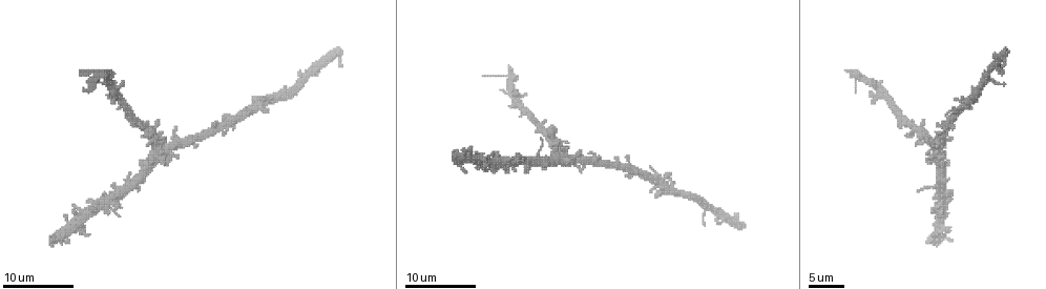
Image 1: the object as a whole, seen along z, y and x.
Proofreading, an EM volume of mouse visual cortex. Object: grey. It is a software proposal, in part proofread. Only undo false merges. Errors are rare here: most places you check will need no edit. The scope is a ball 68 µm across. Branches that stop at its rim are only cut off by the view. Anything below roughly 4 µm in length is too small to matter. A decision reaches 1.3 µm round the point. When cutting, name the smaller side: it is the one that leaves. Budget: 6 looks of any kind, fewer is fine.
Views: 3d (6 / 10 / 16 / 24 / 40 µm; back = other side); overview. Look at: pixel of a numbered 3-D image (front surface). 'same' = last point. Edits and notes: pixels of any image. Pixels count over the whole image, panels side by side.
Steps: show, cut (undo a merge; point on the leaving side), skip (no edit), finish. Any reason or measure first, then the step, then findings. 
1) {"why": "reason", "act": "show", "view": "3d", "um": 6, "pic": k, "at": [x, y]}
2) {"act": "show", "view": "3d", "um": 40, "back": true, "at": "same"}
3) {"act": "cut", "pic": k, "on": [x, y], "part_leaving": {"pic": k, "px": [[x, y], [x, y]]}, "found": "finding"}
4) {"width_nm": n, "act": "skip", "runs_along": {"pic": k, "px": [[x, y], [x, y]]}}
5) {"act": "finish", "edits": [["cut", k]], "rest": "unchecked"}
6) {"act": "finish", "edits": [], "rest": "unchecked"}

{"why": "calibre changes", "act": "show", "view": "3d", "um": 16, "pic": 1, "at": [102, 77]}

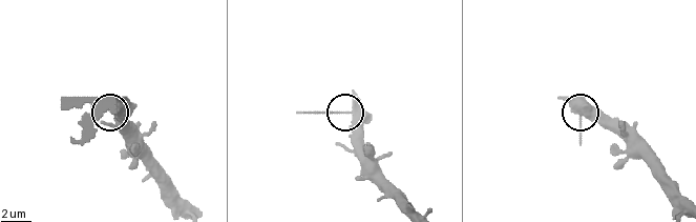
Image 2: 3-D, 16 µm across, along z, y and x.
{"why": "zoom in", "act": "show", "view": "3d", "um": 10, "pic": 2, "at": [105, 108]}

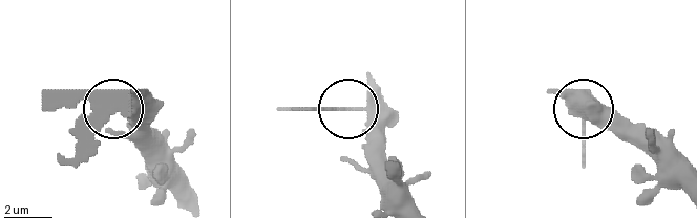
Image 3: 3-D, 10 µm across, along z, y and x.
{"act": "cut", "pic": 3, "on": [100, 95], "part_leaving": {"pic": 3, "px": [[367, 106], [293, 110]]}, "found": "a second neuron is stuck on"}

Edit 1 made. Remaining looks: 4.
{"act": "show", "view": "3d", "um": 24, "pic": 1, "at": [600, 162]}

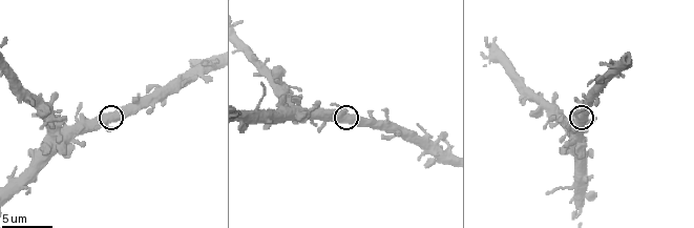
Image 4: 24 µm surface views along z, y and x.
{"act": "show", "view": "3d", "um": 10, "pic": 4, "at": [581, 121]}

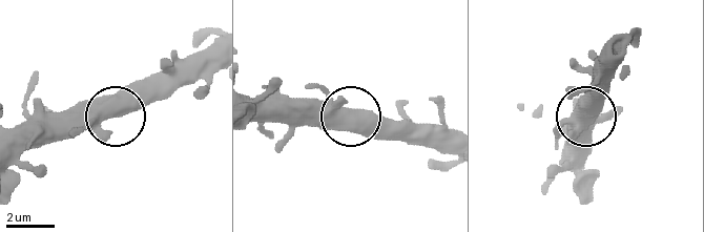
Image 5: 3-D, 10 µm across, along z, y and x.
{"act": "skip", "found": "one neuron here"}

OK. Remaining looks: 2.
{"act": "show", "view": "3d", "um": 16, "pic": 4, "at": [48, 135]}

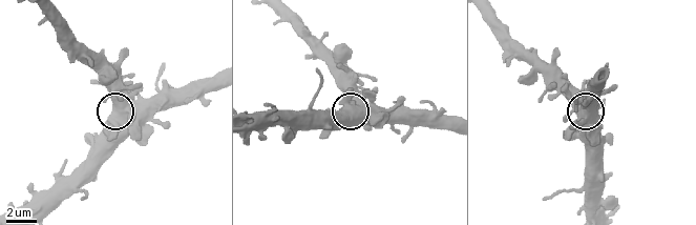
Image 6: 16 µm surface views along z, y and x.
{"act": "skip", "found": "all the same neuron"}

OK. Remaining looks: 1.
{"act": "finish", "edits": [["cut", 3]], "rest": "unchecked"}

